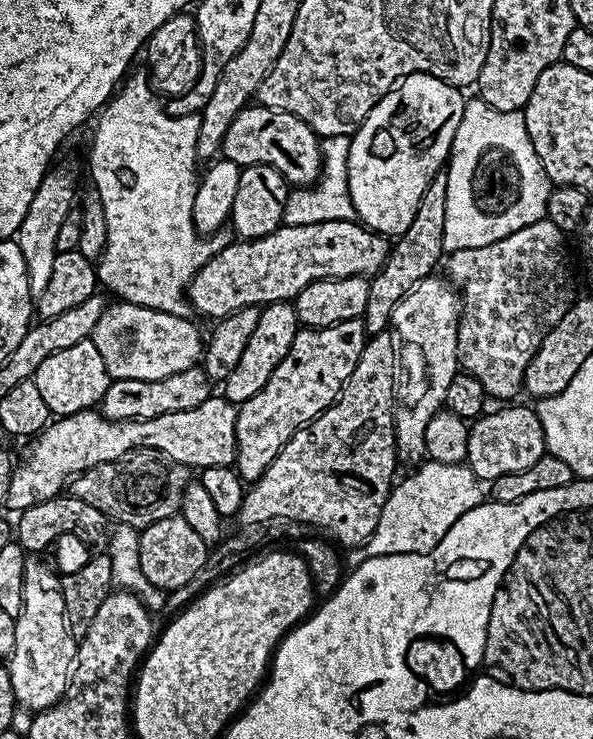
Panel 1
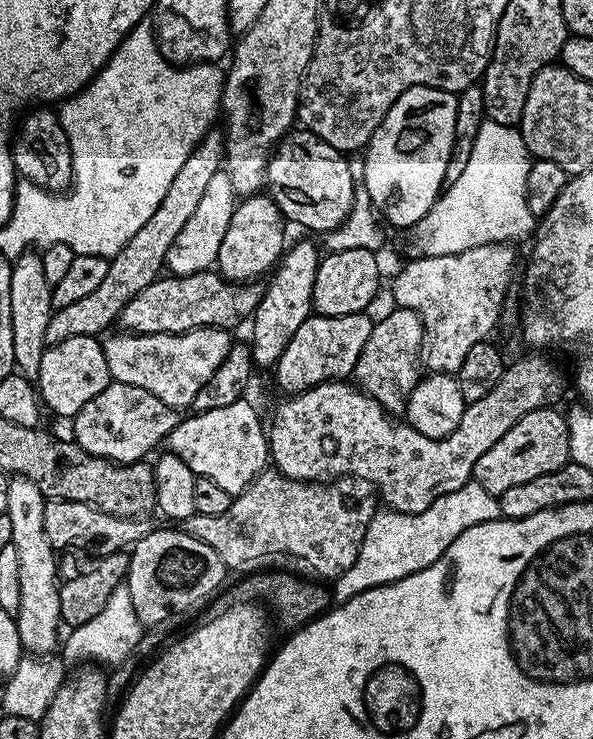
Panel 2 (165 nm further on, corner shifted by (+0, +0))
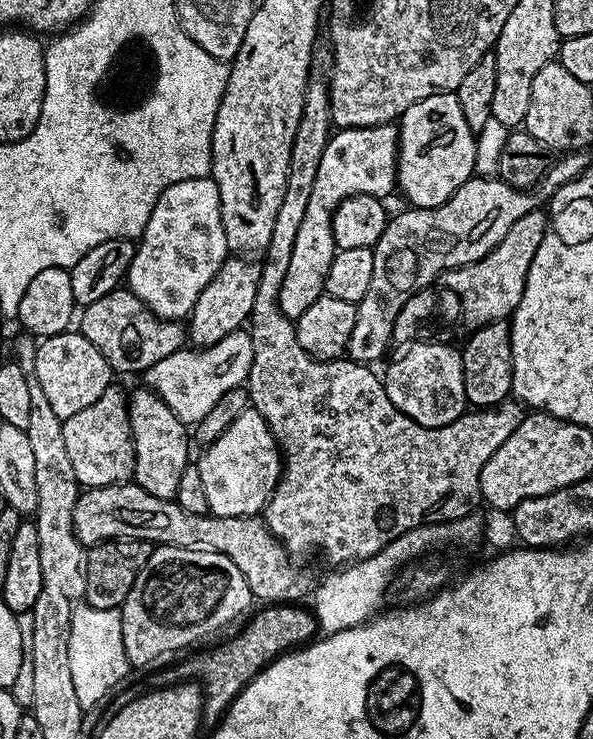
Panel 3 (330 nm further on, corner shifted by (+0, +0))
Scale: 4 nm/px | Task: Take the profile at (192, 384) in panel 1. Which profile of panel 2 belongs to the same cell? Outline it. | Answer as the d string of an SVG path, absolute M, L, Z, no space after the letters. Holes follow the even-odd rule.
M110 382L102 394L94 394L94 398L90 398L90 402L86 402L86 406L71 417L70 436L78 447L98 458L113 460L115 464L135 464L148 458L148 455L151 457L157 451L155 448L167 441L168 435L174 426L180 424L181 419L177 409L162 402L162 398L154 398L150 390Z

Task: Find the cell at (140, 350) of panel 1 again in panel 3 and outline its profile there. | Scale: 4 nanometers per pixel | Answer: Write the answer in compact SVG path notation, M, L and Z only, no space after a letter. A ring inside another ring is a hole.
M248 330L226 334L217 344L209 348L185 346L180 351L162 358L162 362L154 362L142 374L147 387L174 410L174 414L186 426L195 426L214 406L218 406L218 398L230 390L241 387L250 374L250 362L254 358L252 333Z

